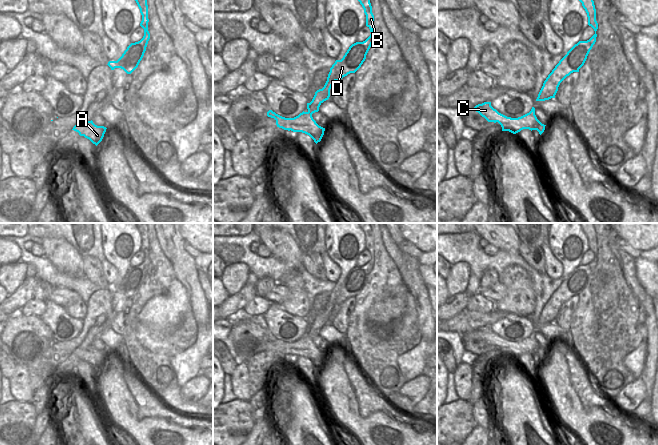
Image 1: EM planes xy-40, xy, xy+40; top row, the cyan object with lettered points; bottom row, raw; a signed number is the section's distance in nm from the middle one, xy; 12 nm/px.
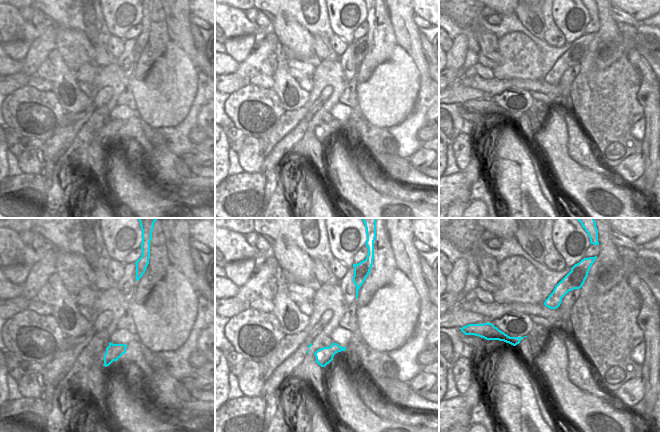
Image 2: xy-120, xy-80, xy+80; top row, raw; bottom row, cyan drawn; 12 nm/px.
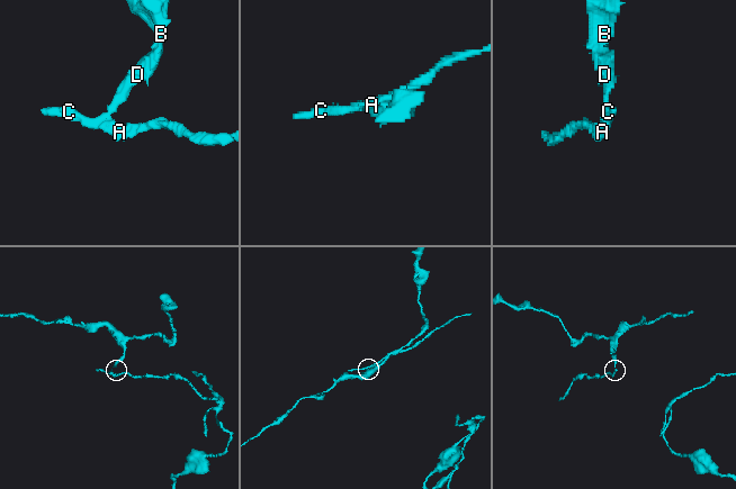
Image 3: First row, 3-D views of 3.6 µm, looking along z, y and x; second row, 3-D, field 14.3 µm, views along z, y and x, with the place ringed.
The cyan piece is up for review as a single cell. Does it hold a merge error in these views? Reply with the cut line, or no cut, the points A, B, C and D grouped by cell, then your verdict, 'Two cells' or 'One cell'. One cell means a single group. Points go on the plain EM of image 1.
Split along xy (308, 335), (311, 338). Groups: A C / B D. Two cells

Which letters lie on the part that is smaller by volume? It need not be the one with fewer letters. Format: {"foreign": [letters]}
{"foreign": ["A", "C"]}

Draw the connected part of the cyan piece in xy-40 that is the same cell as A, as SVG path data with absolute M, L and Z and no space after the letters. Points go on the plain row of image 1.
M81 345L77 347L72 354L89 363L96 370L102 365L106 356L106 351L97 350L93 345Z

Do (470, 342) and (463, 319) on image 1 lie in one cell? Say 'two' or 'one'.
two

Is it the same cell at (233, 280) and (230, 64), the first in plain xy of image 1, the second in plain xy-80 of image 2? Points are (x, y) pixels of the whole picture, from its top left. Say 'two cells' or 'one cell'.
two cells

